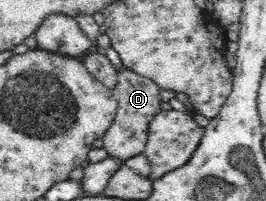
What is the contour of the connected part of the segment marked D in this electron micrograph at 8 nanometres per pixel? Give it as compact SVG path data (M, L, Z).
M122 66L117 71L116 86L112 88L113 97L117 100L117 114L112 126L102 136L103 147L115 158L127 162L128 158L144 152L151 120L161 112L160 87L144 76L132 73Z

